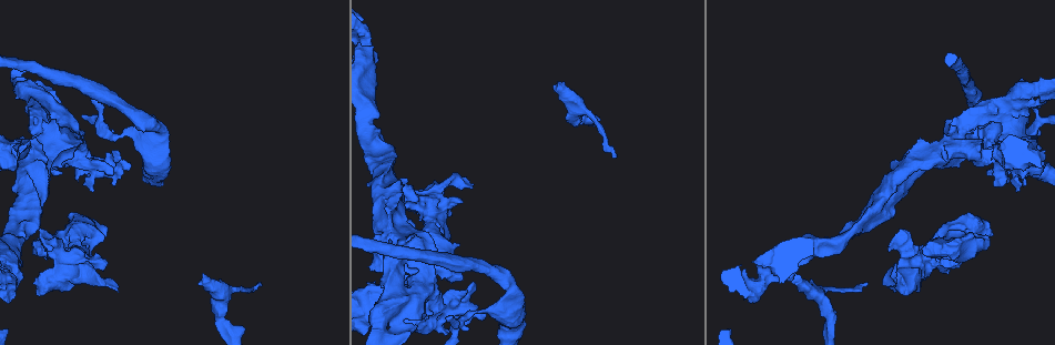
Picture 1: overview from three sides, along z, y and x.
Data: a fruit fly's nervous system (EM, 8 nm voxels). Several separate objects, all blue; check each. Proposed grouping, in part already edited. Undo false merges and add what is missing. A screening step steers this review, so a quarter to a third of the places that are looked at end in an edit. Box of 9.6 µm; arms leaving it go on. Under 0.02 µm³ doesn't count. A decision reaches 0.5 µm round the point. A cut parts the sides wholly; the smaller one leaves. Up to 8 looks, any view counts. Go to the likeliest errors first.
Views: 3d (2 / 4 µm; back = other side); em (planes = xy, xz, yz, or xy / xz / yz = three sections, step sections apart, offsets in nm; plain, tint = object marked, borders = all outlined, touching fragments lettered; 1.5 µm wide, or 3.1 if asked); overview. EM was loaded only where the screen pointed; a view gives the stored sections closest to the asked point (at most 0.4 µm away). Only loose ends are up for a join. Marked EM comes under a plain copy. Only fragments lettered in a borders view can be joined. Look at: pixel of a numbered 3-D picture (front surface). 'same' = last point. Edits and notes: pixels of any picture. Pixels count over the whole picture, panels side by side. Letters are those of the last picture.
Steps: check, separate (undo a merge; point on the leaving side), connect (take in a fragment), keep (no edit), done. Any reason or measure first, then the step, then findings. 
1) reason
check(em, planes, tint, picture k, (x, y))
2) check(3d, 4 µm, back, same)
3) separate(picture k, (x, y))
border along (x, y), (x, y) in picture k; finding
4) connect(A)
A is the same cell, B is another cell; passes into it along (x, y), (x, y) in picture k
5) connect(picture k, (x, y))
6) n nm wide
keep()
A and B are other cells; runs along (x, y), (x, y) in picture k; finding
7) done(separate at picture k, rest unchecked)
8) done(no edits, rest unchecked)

branch stops here
check(3d, 2 µm, back, picture 1, (612, 155))

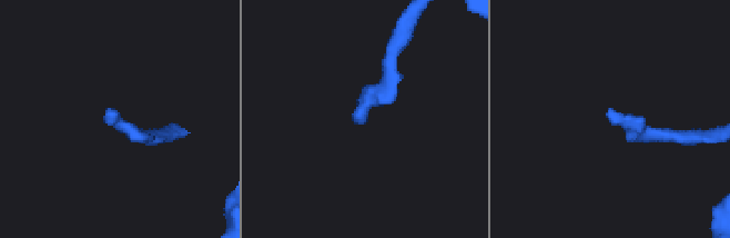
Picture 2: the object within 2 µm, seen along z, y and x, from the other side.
check(em, xy, step 4, borders, picture 2, (110, 109))

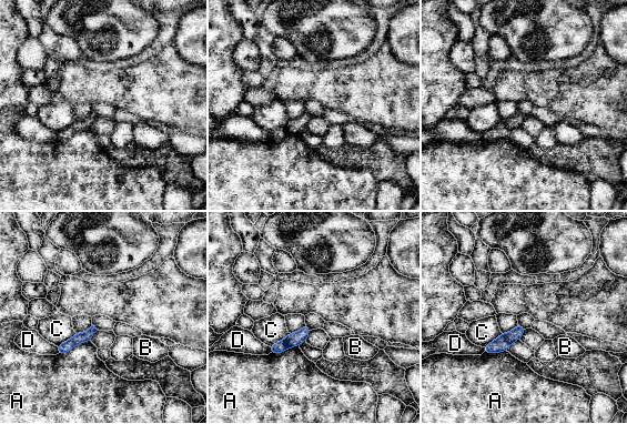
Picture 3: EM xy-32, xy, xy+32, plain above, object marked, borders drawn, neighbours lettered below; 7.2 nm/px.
cut it another way
check(em, planes, borders, same)

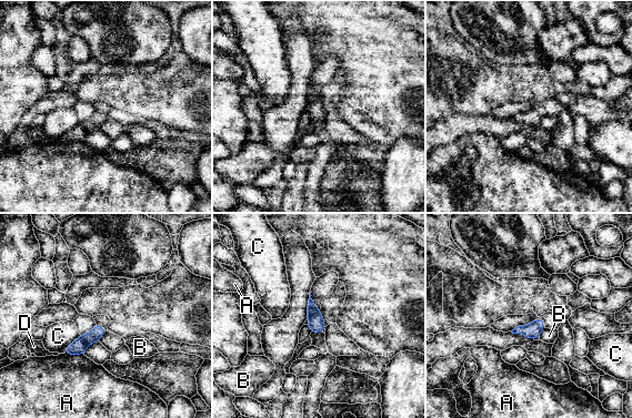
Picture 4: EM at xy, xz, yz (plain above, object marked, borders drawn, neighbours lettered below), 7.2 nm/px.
110 nm wide
keep()
A, B, C and D are other cells; border along (544, 327), (539, 337) in picture 4; no lettered fragment goes on from it

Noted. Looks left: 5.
free end
check(em, planes, borders, picture 1, (559, 85))

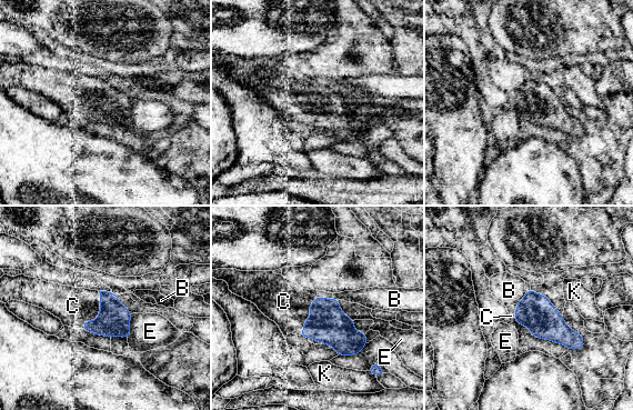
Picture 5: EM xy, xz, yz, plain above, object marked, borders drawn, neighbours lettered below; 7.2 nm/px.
240 nm wide
connect(C)
C is the same cell, B, E and K are other cells; the cell continues

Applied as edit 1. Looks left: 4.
check(overview)

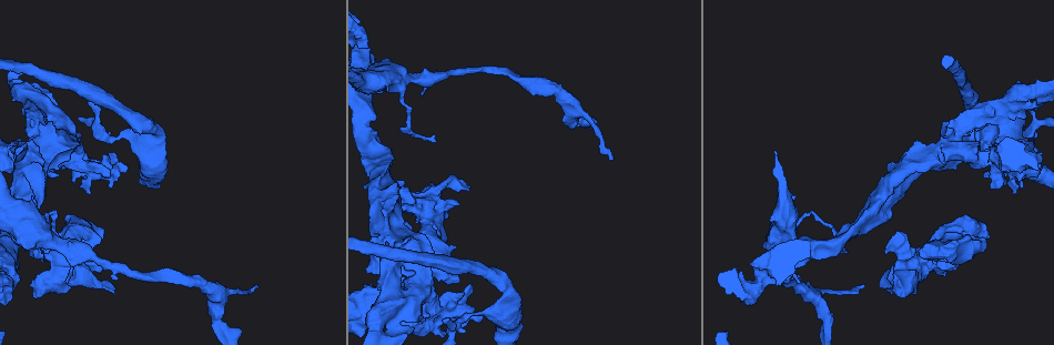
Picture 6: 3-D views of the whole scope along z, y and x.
an open end
check(em, planes, borders, picture 6, (1016, 188))

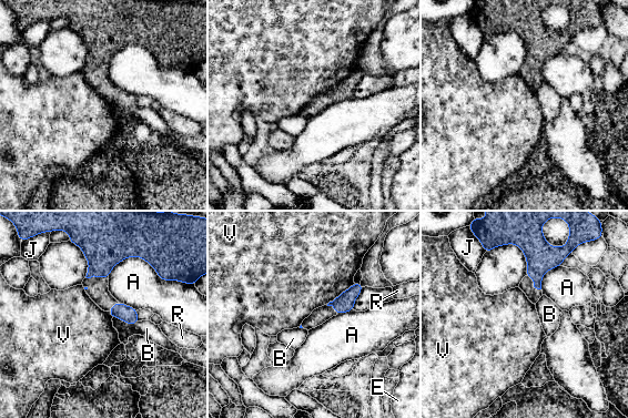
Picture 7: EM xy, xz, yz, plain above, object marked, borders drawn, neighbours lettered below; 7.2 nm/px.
keep()
A, B, E, J, R and V are other cells; none of them fits

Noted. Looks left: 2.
done(connect at picture 5, rest unchecked)

